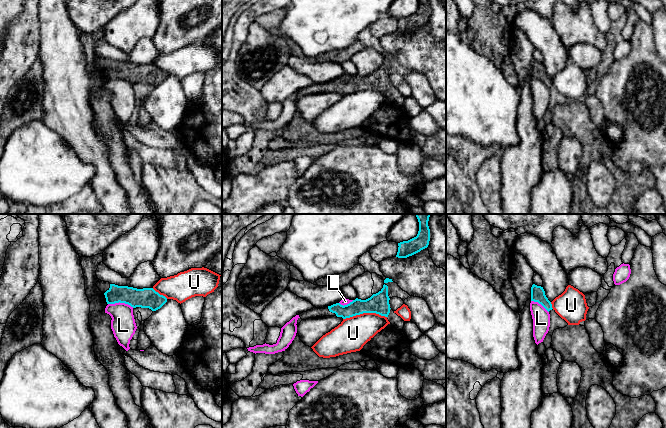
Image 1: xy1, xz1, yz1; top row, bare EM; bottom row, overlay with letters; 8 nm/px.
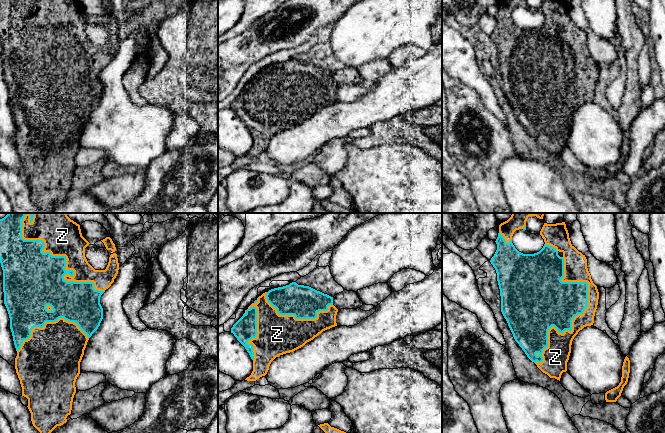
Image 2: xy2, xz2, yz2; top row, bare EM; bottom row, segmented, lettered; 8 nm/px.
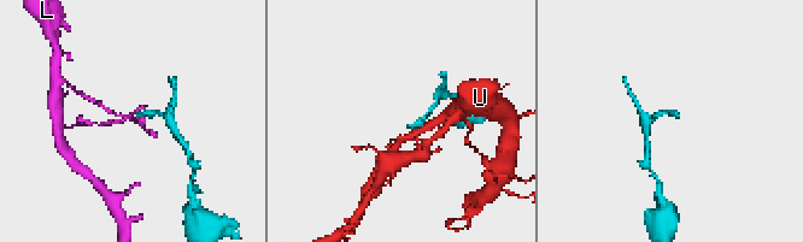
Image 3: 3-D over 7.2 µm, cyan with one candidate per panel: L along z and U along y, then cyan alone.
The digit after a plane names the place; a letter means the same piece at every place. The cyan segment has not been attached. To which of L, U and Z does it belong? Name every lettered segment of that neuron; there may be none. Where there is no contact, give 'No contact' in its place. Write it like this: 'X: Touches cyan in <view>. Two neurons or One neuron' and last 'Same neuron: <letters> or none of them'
L: Touches cyan in xy1. Two neurons
U: Touches cyan in xz1. Two neurons
Z: Touches cyan in yz2. One neuron
Same neuron: Z

